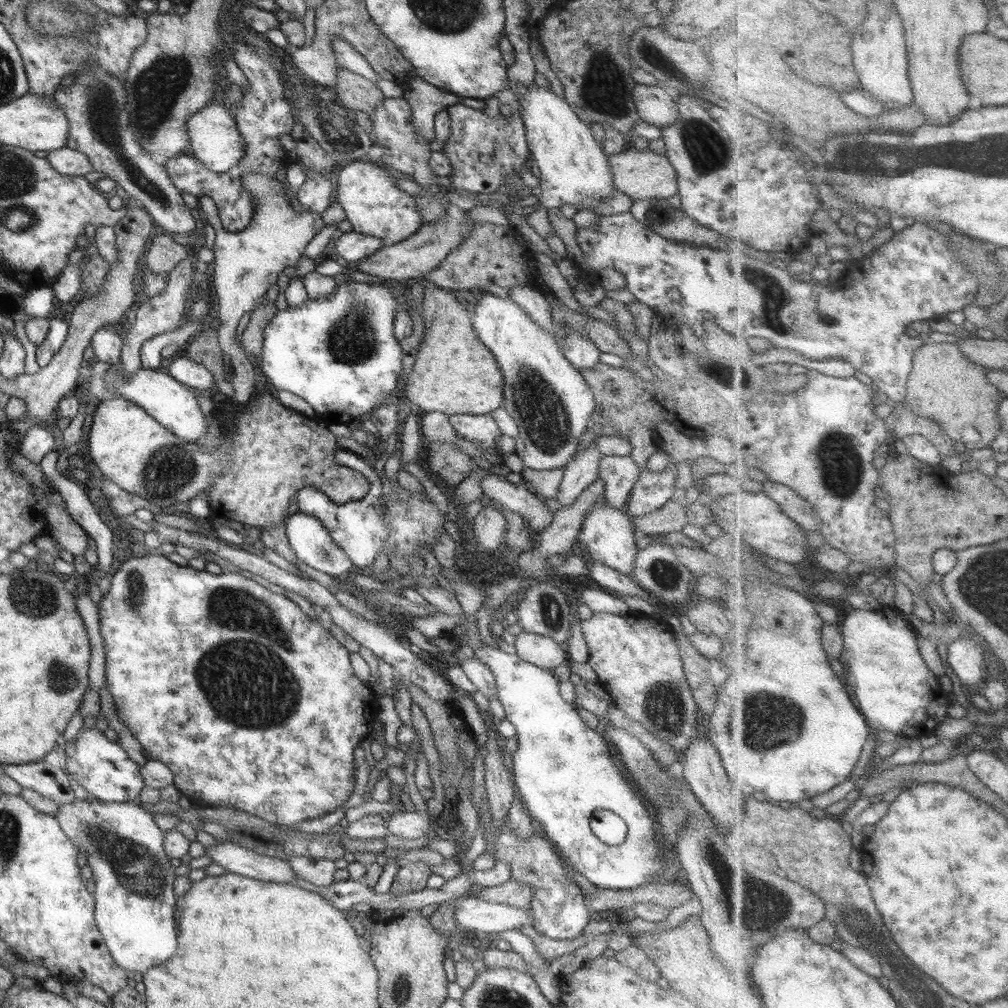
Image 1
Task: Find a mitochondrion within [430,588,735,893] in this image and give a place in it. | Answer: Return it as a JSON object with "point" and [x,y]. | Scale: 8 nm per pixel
{"point":[664,709]}

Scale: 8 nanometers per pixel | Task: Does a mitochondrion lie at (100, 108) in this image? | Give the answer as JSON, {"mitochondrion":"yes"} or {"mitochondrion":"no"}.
{"mitochondrion":"yes"}

